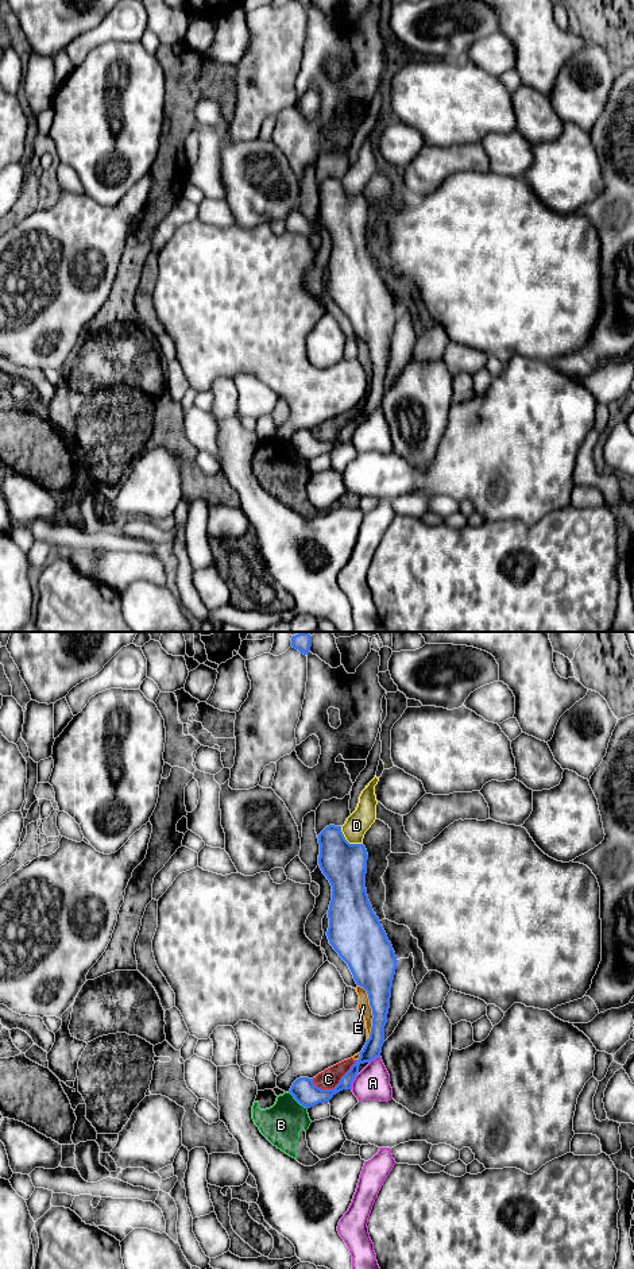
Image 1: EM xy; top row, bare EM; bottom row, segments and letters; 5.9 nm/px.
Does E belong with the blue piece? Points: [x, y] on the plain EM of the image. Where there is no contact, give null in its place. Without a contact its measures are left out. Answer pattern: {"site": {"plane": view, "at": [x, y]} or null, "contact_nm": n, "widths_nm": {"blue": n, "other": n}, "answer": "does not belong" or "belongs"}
{"site": {"plane": "xy", "at": [372, 363]}, "contact_nm": 340, "widths_nm": {"blue": 240, "other": 70}, "answer": "does not belong"}

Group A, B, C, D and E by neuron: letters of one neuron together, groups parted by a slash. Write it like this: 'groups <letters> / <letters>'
groups A / B C E / D

